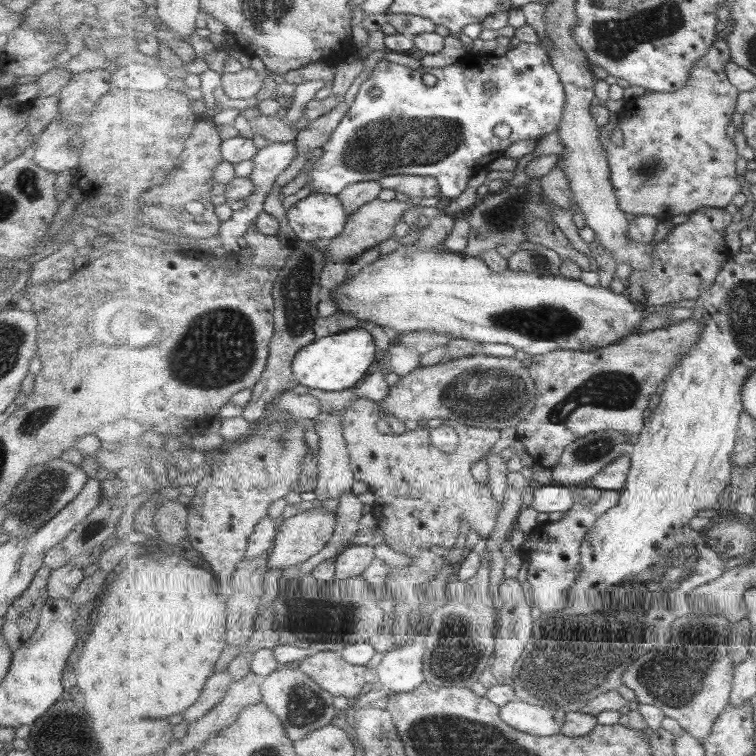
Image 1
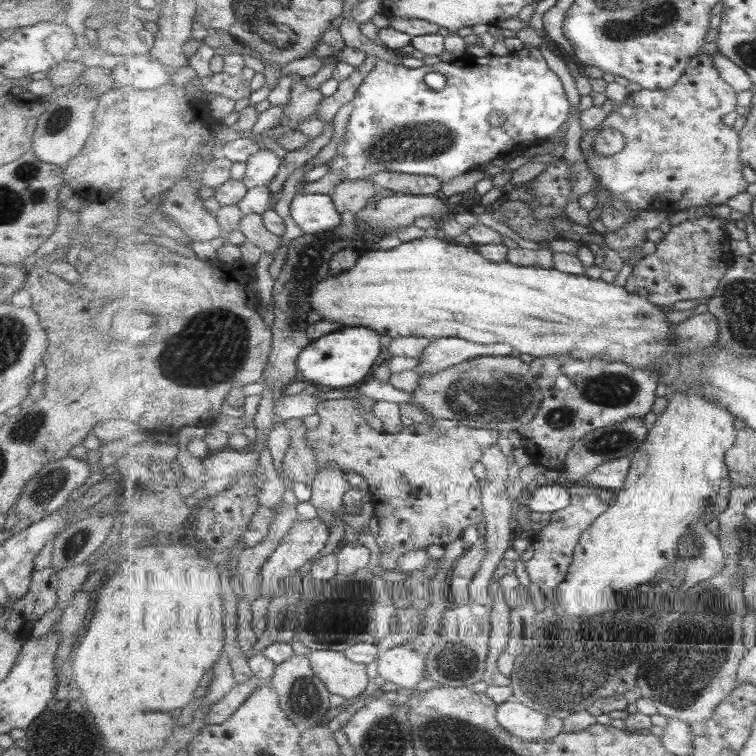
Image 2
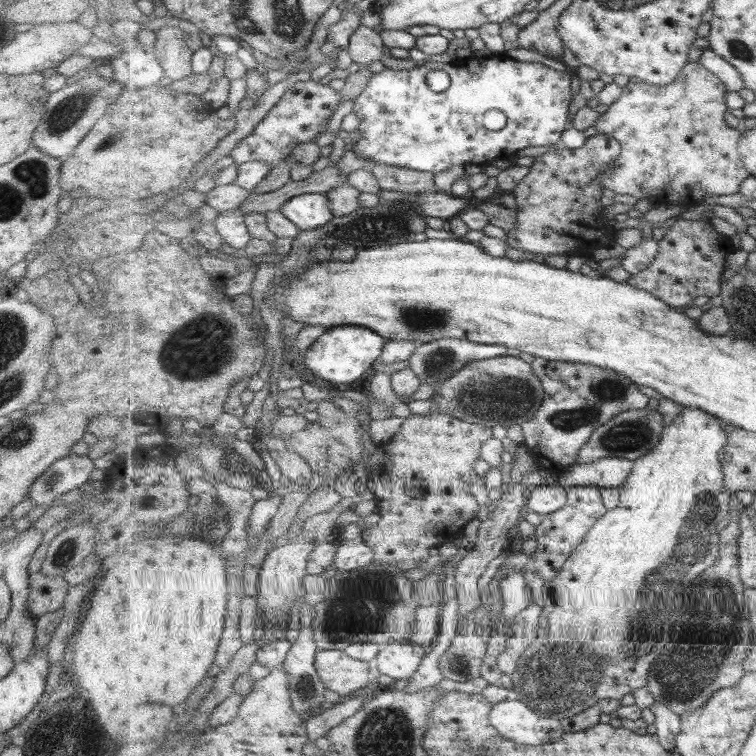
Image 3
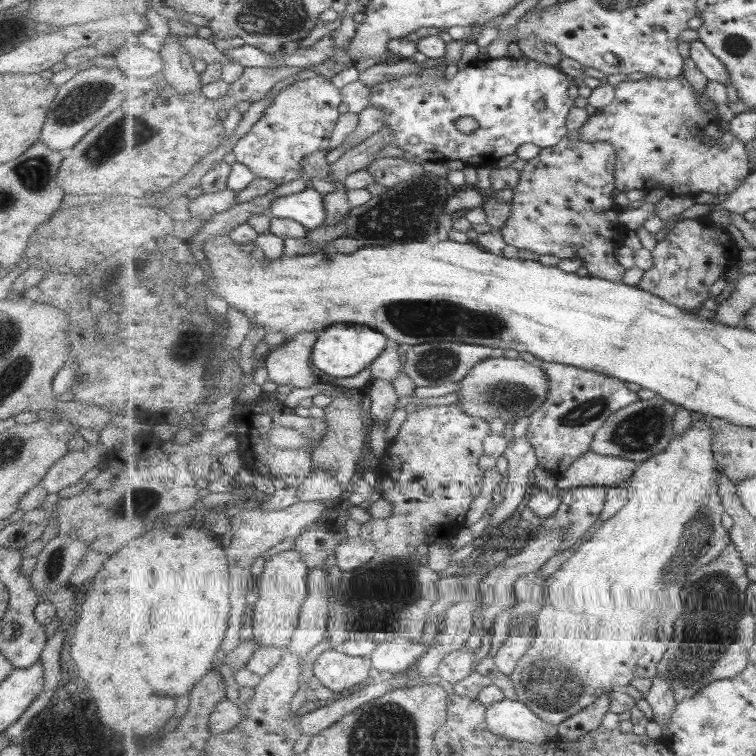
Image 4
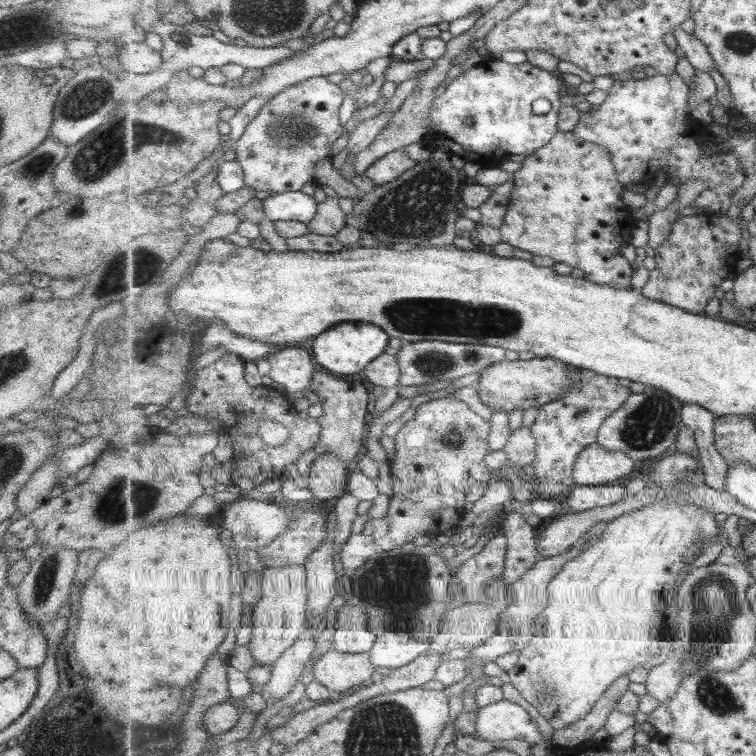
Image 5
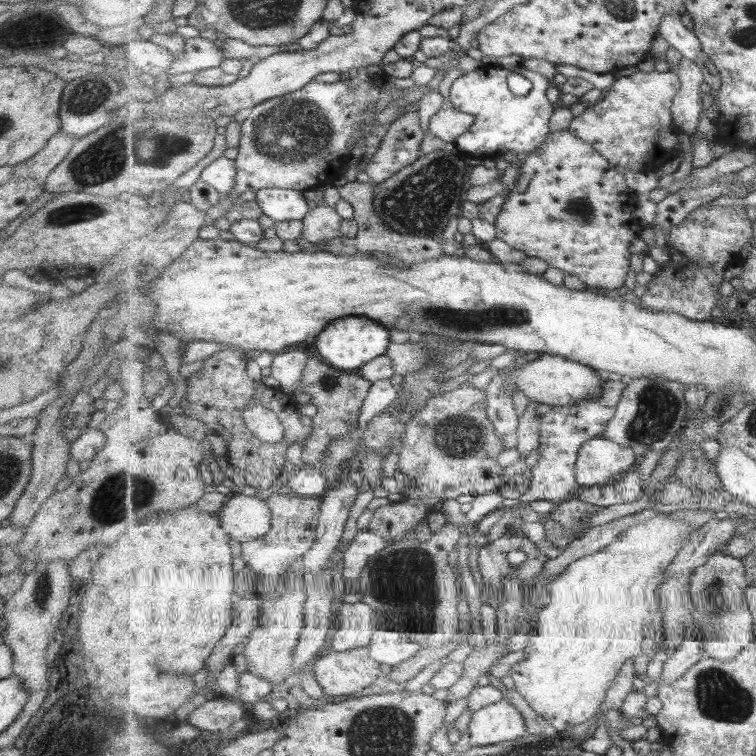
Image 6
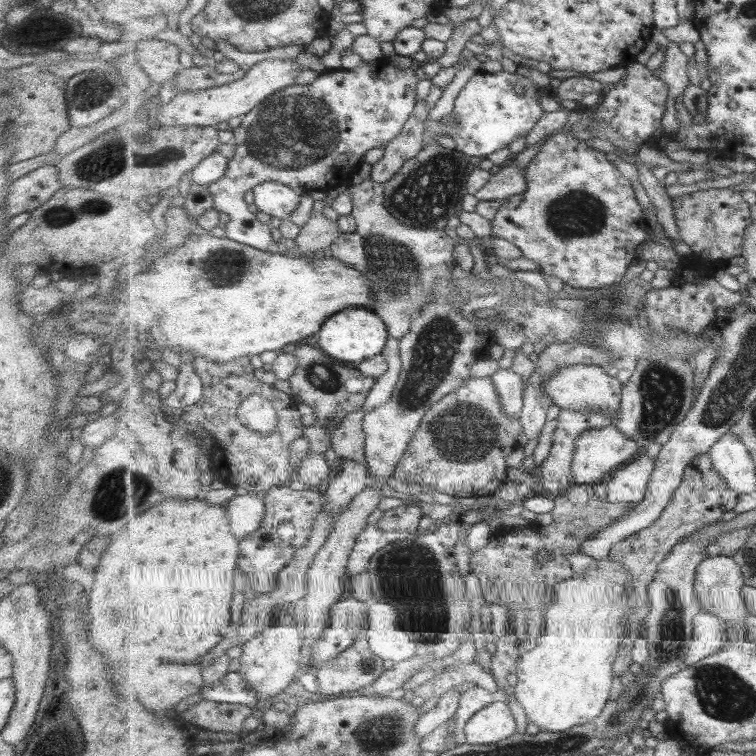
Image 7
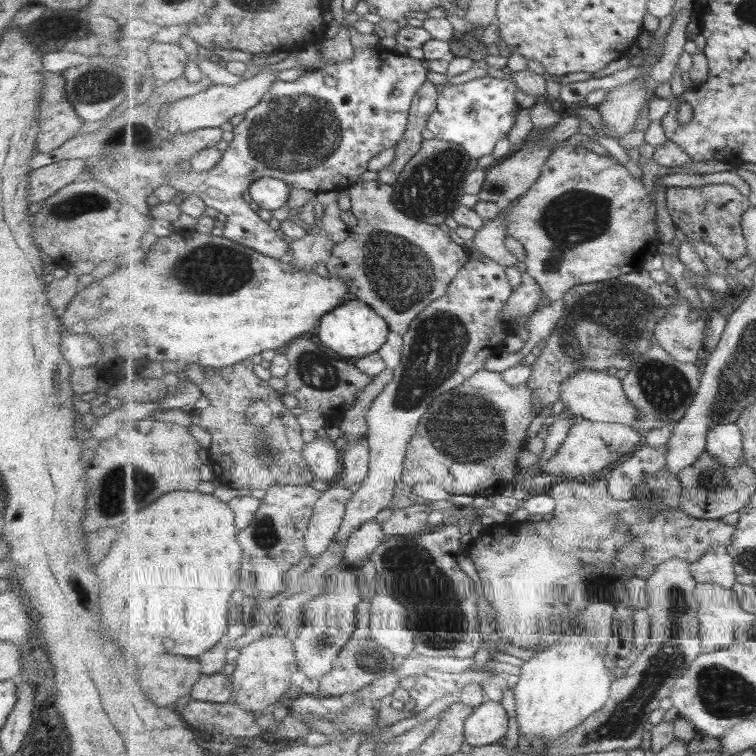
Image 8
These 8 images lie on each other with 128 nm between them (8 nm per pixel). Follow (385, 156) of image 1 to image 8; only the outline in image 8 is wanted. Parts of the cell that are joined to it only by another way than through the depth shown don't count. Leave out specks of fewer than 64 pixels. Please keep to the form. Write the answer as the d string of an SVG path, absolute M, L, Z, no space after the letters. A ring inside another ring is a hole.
M487 75L455 86L445 85L440 91L438 110L429 120L427 129L439 140L463 146L473 160L489 156L497 142L505 140L505 136L509 136L515 127L517 114L522 109L515 96L517 89L512 76L498 80Z

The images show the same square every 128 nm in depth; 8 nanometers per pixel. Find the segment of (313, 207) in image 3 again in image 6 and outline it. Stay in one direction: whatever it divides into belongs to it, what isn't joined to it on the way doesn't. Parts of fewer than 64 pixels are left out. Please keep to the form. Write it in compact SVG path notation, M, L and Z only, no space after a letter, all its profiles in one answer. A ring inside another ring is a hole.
M267 188L256 195L263 212L274 221L303 221L311 208L301 191Z

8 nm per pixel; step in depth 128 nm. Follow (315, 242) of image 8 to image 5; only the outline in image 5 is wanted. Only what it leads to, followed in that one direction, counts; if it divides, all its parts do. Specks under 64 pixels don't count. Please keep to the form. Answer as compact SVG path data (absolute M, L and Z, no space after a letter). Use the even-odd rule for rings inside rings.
M326 197L320 202L316 217L308 223L312 233L336 237L347 225L347 215L339 203L340 197Z

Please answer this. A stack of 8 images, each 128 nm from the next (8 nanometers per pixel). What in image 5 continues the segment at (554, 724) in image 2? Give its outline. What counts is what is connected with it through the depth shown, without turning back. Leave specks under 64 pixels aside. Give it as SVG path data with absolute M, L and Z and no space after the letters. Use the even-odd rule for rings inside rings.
M509 699L477 709L477 736L491 742L525 740L529 745L546 741L531 712Z

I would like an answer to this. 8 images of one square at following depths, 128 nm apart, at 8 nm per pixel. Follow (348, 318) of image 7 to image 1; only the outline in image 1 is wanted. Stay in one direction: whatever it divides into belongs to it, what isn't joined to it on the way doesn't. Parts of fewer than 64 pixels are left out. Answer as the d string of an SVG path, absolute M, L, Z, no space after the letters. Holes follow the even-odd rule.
M352 329L340 334L318 337L311 344L297 353L293 363L294 383L307 386L309 389L339 391L358 386L371 372L375 361L380 360L381 353L375 346L375 340L365 329Z

